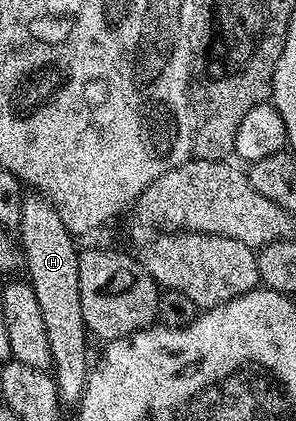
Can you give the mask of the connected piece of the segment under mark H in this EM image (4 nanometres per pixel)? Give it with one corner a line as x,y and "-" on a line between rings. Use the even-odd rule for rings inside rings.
37,194
22,197
16,239
22,245
26,259
25,279
36,294
36,302
40,302
40,314
49,342
52,375
57,382
58,396
63,405
77,405
82,399
90,373
87,346
90,338
84,314
80,314
79,245
74,245
75,237
64,226
64,222
60,222
60,214
56,214
54,207

